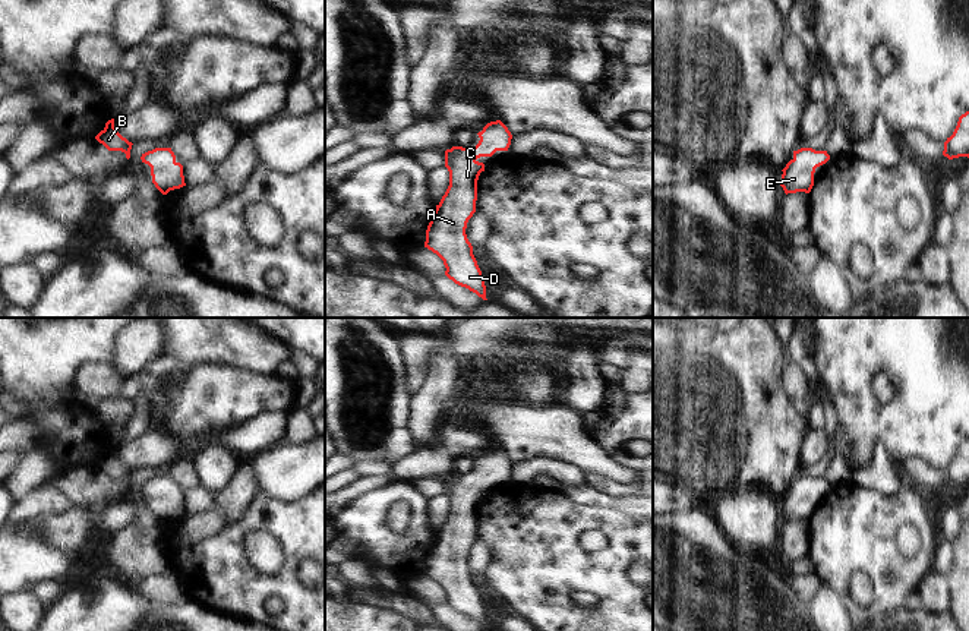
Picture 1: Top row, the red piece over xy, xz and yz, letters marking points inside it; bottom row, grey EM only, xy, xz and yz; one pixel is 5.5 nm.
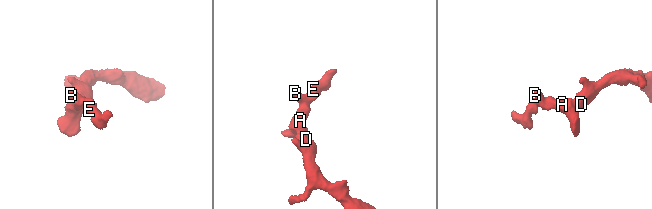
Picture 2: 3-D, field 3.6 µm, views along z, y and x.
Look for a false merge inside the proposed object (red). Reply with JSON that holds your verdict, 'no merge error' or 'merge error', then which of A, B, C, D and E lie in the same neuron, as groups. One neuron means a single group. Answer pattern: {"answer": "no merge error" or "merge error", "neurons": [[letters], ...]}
{"answer": "no merge error", "neurons": [["A", "B", "C", "D", "E"]]}

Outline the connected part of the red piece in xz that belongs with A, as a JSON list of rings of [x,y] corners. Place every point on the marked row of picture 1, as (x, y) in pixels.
[[[501,120],[487,123],[477,135],[480,141],[474,148],[452,146],[445,151],[449,186],[427,225],[424,247],[444,261],[449,280],[487,300],[484,278],[465,228],[476,212],[477,180],[484,171],[484,164],[477,160],[508,151],[512,135]]]

